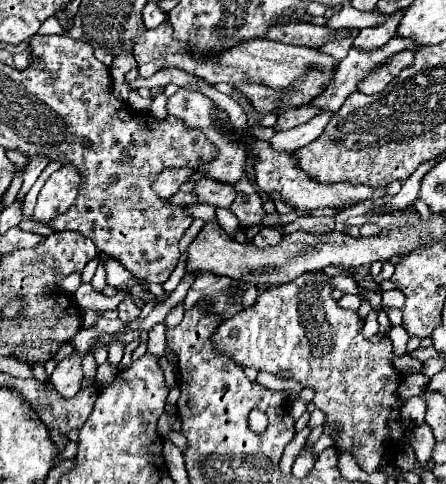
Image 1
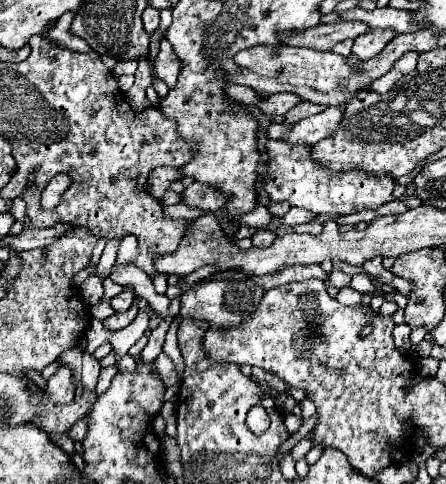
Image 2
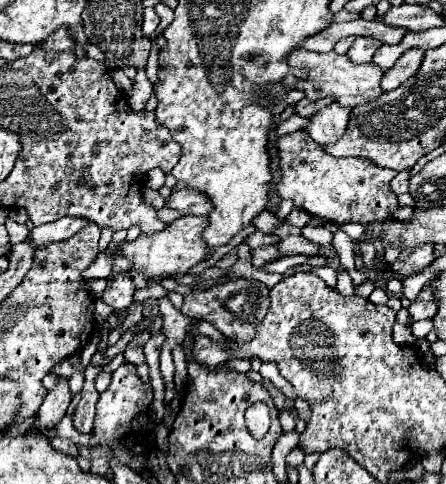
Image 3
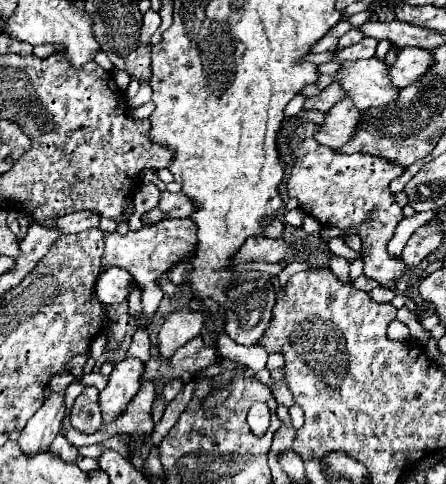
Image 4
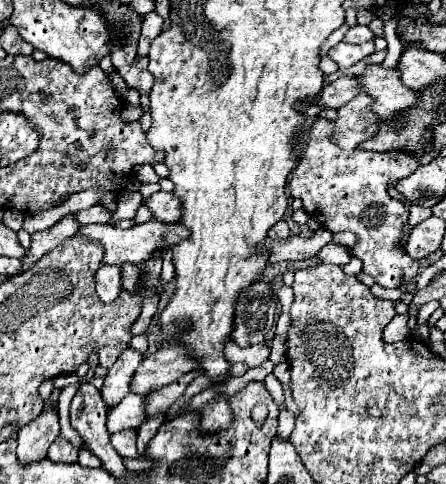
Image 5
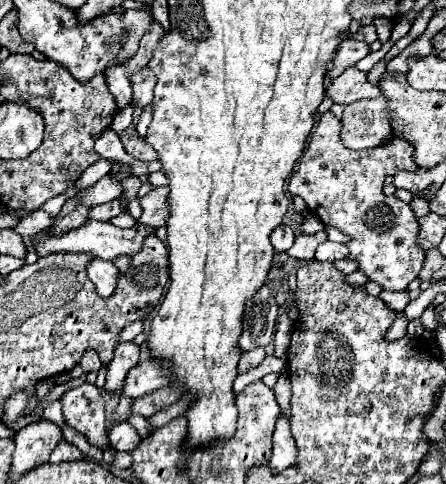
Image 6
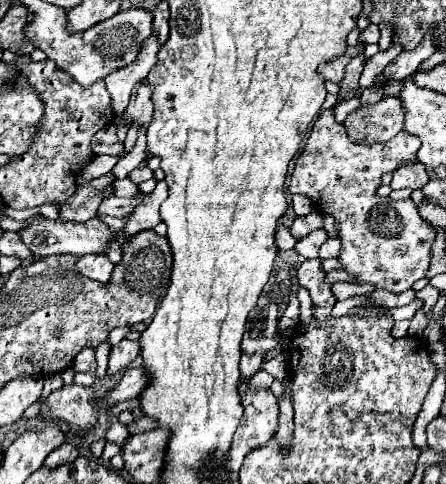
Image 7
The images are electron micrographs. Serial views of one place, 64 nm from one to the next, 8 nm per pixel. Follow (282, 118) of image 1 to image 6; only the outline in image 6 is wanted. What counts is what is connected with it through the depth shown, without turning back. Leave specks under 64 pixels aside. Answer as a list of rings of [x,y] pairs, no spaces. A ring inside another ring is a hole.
[[[350,66],[338,76],[332,86],[328,88],[328,94],[336,104],[352,104],[360,98],[376,98],[381,92],[376,86],[372,86],[366,80],[366,72],[358,70],[356,66]]]

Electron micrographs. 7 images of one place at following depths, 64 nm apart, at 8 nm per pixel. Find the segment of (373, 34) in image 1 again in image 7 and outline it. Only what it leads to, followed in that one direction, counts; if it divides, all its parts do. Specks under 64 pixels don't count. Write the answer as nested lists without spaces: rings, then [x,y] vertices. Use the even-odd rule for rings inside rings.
[[[358,44],[358,46],[350,46],[350,48],[346,48],[346,52],[342,54],[342,56],[338,56],[338,58],[334,58],[334,60],[330,60],[328,64],[322,64],[320,66],[320,76],[324,76],[324,80],[328,80],[328,82],[340,82],[342,80],[342,76],[344,76],[344,68],[346,68],[346,64],[354,58],[354,56],[358,56],[362,52],[362,44]]]

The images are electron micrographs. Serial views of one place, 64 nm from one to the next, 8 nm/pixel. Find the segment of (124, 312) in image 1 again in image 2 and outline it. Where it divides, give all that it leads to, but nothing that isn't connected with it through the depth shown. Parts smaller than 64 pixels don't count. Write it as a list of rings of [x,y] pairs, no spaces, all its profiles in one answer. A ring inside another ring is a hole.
[[[124,286],[124,288],[122,288],[122,292],[120,292],[118,296],[110,298],[110,306],[112,306],[112,308],[114,308],[116,312],[122,312],[122,310],[128,310],[128,308],[130,308],[130,304],[132,304],[132,296],[134,296],[132,288]]]

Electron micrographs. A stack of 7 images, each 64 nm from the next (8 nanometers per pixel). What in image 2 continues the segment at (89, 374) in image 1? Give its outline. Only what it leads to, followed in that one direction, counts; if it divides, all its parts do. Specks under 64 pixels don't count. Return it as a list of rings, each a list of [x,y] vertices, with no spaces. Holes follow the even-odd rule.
[[[84,354],[82,361],[82,386],[84,390],[92,390],[96,386],[100,370],[98,360],[92,354]]]

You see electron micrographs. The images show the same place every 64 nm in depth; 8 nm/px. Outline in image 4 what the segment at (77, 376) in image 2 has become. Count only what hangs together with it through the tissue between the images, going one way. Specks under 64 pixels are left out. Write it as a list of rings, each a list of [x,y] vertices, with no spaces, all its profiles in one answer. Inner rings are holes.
[[[76,378],[65,389],[65,418],[69,418],[71,414],[71,407],[75,399],[80,395],[84,388],[80,378]]]

